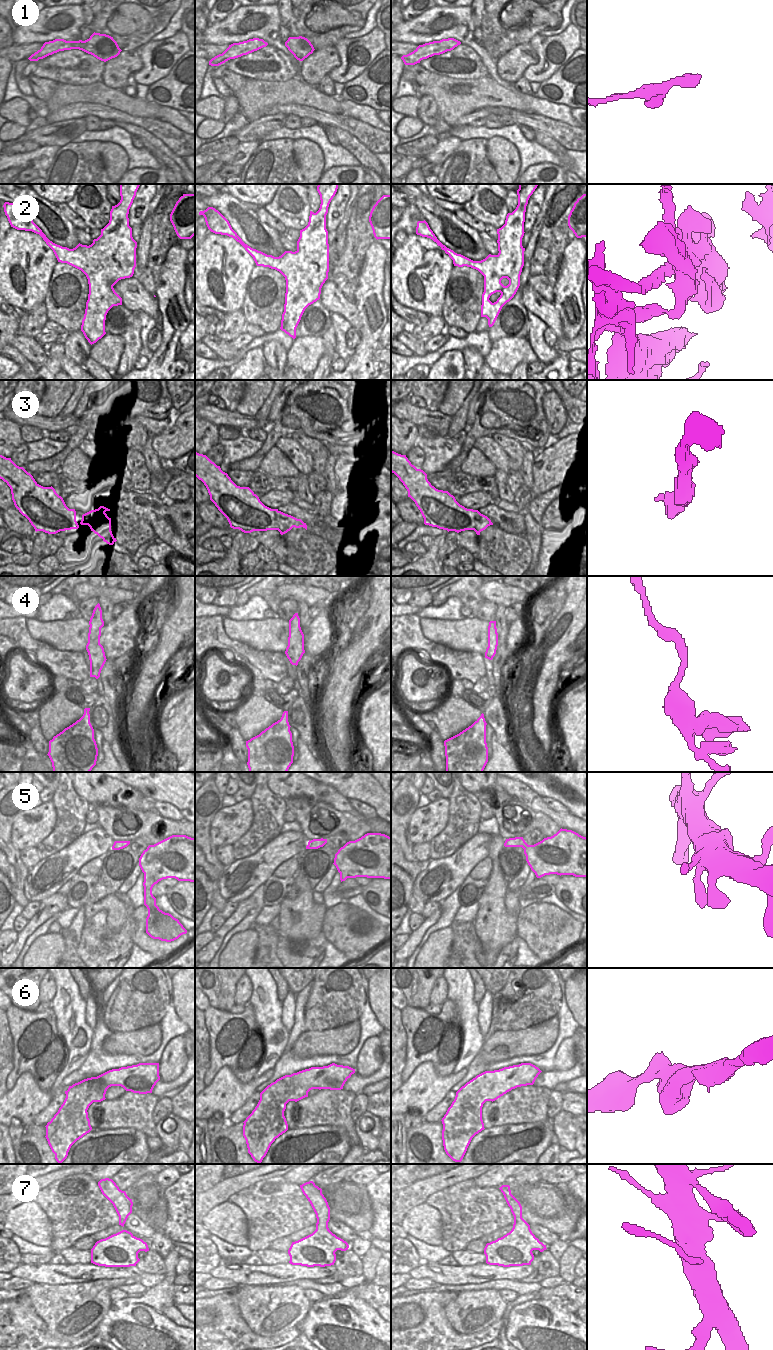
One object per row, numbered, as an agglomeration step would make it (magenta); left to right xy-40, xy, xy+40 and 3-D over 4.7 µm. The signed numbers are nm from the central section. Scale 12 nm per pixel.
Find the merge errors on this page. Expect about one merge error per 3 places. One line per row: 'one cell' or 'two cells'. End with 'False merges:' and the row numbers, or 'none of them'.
1: one cell
2: two cells
3: one cell
4: one cell
5: one cell
6: one cell
7: one cell
False merges: 2

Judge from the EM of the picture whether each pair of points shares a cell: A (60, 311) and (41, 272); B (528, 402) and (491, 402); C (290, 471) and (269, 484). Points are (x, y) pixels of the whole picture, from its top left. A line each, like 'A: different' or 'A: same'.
A: different
B: same
C: different

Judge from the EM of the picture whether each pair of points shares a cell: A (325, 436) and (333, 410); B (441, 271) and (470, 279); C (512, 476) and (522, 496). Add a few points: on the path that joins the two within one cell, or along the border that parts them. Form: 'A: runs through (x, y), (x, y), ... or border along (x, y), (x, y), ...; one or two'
A: border along (346, 424), (329, 430), (304, 429); two
B: border along (454, 266), (446, 284), (444, 296); two
C: border along (524, 486), (514, 494); two

